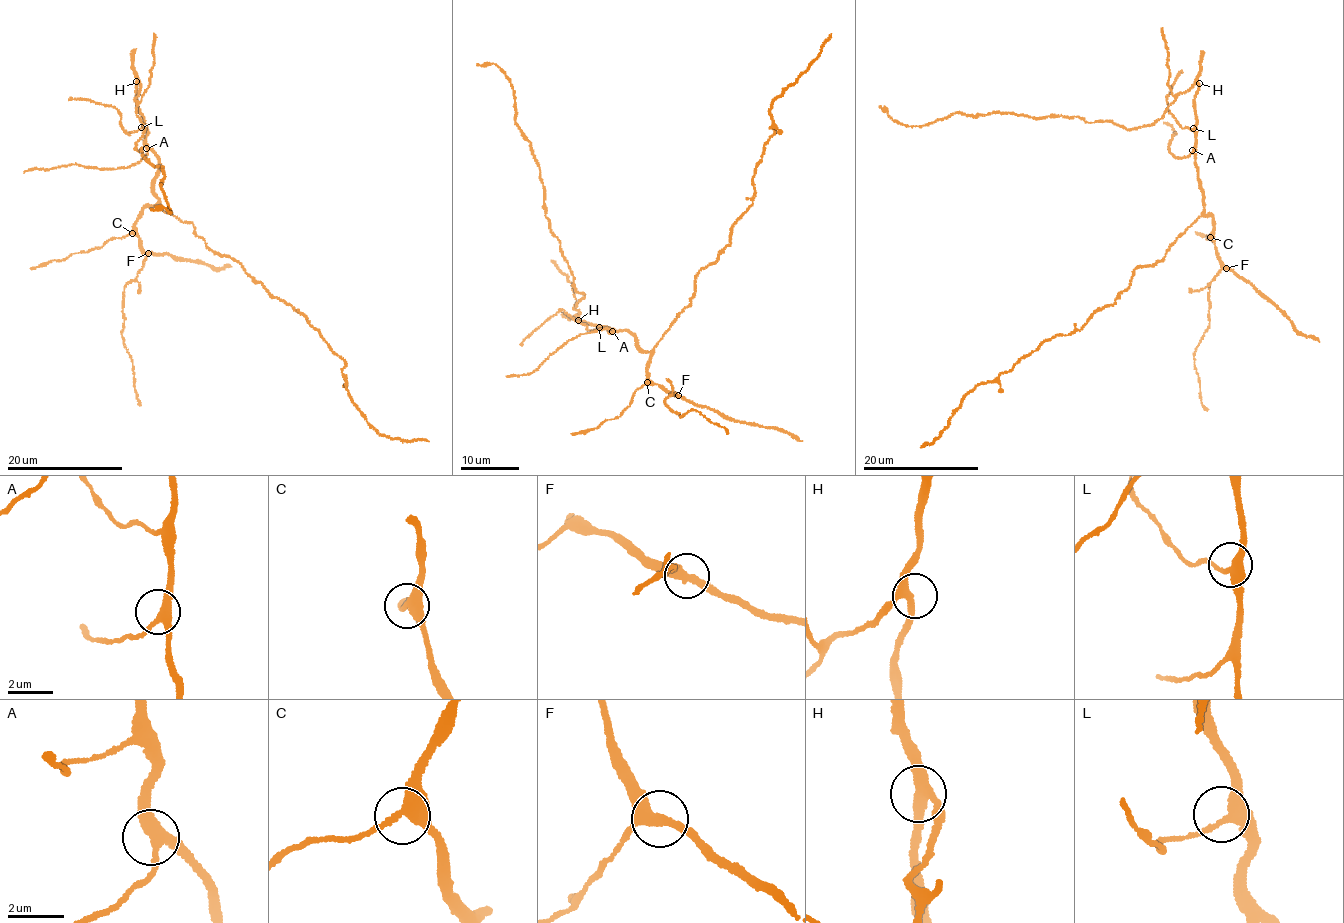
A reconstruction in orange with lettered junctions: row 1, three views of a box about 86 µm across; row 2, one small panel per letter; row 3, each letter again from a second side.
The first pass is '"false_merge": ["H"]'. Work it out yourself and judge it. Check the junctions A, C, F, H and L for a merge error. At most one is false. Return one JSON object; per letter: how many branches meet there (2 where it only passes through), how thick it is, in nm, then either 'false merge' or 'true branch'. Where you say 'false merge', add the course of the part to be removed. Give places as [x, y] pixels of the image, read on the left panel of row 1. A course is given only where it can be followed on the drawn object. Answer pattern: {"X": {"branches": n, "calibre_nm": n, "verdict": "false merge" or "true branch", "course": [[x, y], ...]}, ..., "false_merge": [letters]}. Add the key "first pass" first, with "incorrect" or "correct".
{"first pass": "incorrect", "A": {"branches": 3, "calibre_nm": 360, "verdict": "true branch"}, "C": {"branches": 3, "calibre_nm": 340, "verdict": "true branch"}, "F": {"branches": 3, "calibre_nm": 320, "verdict": "true branch"}, "H": {"branches": 3, "calibre_nm": 300, "verdict": "true branch"}, "L": {"branches": 3, "calibre_nm": 280, "verdict": "true branch"}, "false_merge": []}

